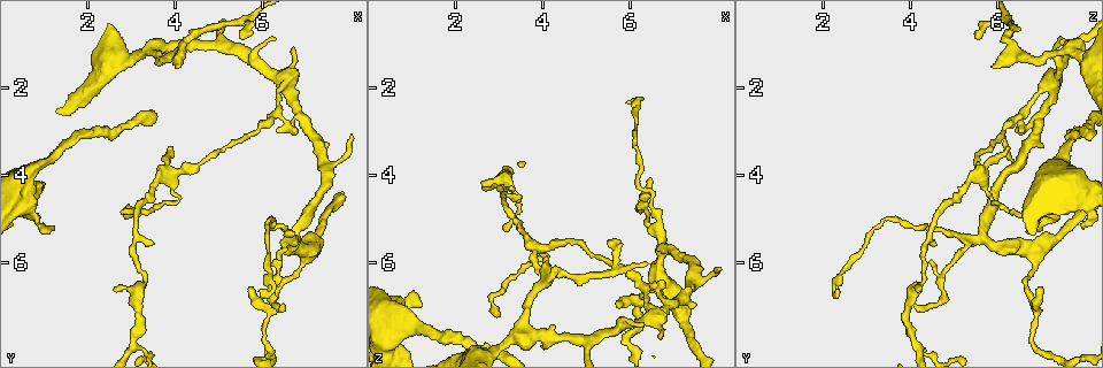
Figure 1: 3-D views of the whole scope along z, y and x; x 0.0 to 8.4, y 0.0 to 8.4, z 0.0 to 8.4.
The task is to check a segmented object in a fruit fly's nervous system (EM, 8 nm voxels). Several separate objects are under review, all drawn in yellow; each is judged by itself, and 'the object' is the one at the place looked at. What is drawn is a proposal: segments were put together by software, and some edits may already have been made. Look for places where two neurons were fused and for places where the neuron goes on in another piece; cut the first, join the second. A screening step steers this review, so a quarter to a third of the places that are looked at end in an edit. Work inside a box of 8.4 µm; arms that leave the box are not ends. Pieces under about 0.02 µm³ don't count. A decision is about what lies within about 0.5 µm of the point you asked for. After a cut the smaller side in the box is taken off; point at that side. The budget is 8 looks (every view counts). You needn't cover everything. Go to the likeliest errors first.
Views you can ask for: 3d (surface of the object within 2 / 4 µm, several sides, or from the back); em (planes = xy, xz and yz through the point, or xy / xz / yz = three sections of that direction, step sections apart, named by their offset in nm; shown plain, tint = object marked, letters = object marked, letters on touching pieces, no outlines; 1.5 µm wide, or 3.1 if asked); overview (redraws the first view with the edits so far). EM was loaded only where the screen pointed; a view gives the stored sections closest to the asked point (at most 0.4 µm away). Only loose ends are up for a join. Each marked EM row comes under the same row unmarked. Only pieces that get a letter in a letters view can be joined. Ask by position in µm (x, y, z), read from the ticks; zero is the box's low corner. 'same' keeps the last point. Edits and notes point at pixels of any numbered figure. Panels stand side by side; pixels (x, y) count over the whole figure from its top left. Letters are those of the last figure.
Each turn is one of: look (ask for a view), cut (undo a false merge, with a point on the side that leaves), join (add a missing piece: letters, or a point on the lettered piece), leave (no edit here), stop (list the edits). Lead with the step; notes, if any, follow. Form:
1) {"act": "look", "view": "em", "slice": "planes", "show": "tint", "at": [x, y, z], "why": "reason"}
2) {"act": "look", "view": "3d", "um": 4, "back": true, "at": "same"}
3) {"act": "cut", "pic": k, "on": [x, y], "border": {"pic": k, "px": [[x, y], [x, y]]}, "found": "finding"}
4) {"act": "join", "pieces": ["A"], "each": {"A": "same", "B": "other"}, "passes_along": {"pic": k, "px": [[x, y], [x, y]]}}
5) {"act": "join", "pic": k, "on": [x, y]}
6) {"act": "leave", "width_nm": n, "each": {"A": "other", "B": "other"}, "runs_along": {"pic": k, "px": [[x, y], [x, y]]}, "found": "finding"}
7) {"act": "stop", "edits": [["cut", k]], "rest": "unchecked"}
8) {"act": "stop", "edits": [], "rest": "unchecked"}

{"act": "look", "view": "em", "slice": "planes", "show": "letters", "at": [1.00, 5.30, 6.60], "why": "branch stops here"}

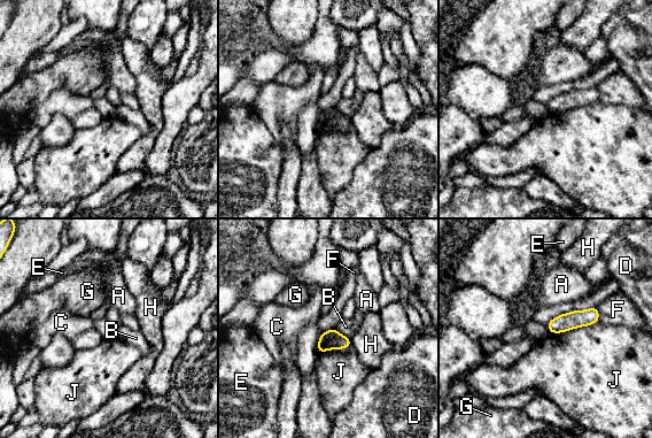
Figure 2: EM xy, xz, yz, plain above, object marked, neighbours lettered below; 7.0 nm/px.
{"act": "leave", "width_nm": 120, "each": {"A": "other", "B": "other", "C": "other", "D": "other", "E": "other", "F": "other", "G": "other", "H": "other", "J": "other"}, "runs_along": {"pic": 2, "px": [[596, 313], [587, 317], [550, 325]]}, "found": "no lettered piece goes on from it"}

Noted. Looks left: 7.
{"act": "look", "view": "3d", "um": 2, "at": [3.95, 3.40, 6.25], "why": "thin end"}

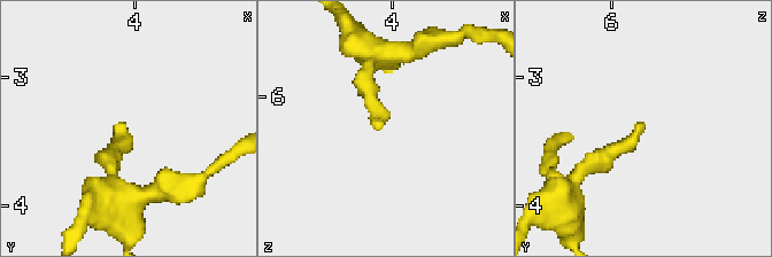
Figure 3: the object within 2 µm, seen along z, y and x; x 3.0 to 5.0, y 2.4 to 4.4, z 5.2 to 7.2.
{"act": "look", "view": "em", "slice": "yz", "step": 8, "show": "tint", "at": [3.90, 3.34, 6.24]}

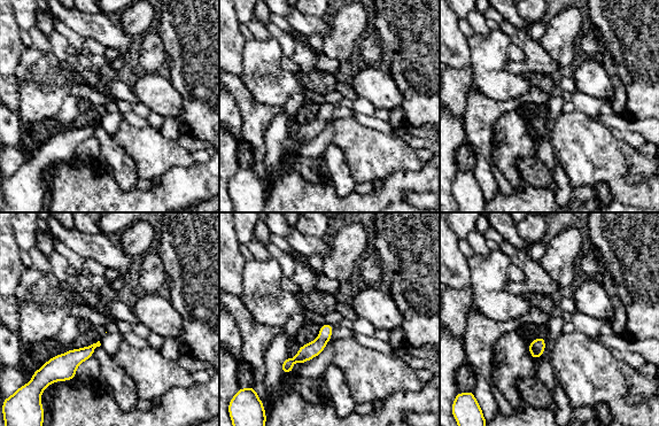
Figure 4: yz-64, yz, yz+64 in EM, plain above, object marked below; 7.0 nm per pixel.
{"act": "look", "view": "em", "slice": "planes", "show": "letters", "at": "same", "why": "another direction"}

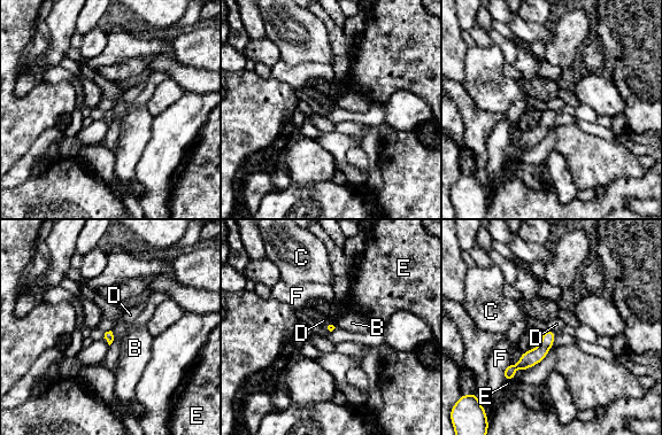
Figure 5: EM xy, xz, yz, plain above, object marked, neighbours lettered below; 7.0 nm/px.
{"act": "leave", "longest_contact_nm": ["E", 150], "each": {"B": "other", "C": "other", "D": "other", "E": "other", "F": "other"}, "found": "none of them fits"}

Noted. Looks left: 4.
{"act": "look", "view": "3d", "um": 2, "at": [2.95, 4.65, 7.15], "why": "free end"}

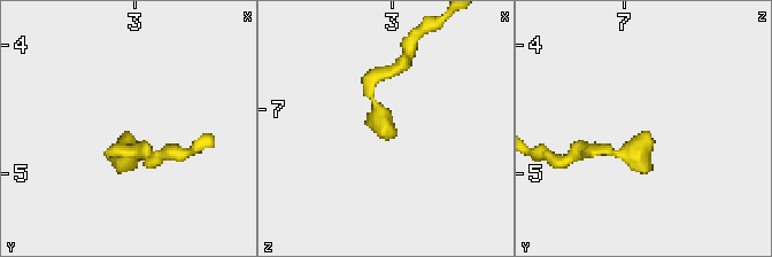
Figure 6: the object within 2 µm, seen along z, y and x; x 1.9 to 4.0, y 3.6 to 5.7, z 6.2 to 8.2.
{"act": "look", "view": "em", "slice": "planes", "show": "letters", "at": [2.88, 4.68, 7.18]}

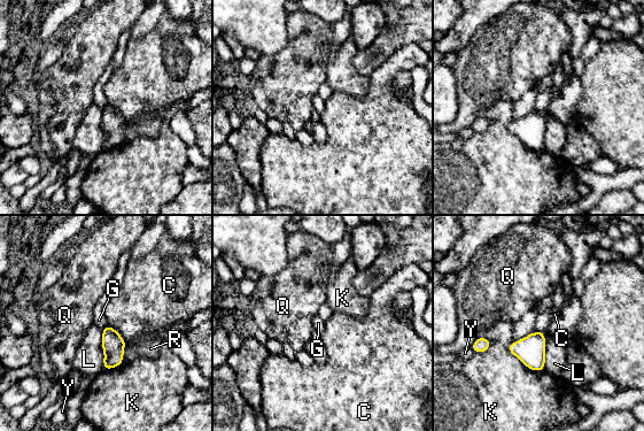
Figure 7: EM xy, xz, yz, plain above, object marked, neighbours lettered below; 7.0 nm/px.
{"act": "leave", "width_nm": 160, "each": {"C": "other", "G": "other", "K": "other", "L": "other", "Q": "other", "R": "other", "Y": "other"}, "found": "no lettered piece goes on from it"}

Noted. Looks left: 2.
{"act": "stop", "edits": [], "rest": "unchecked"}

